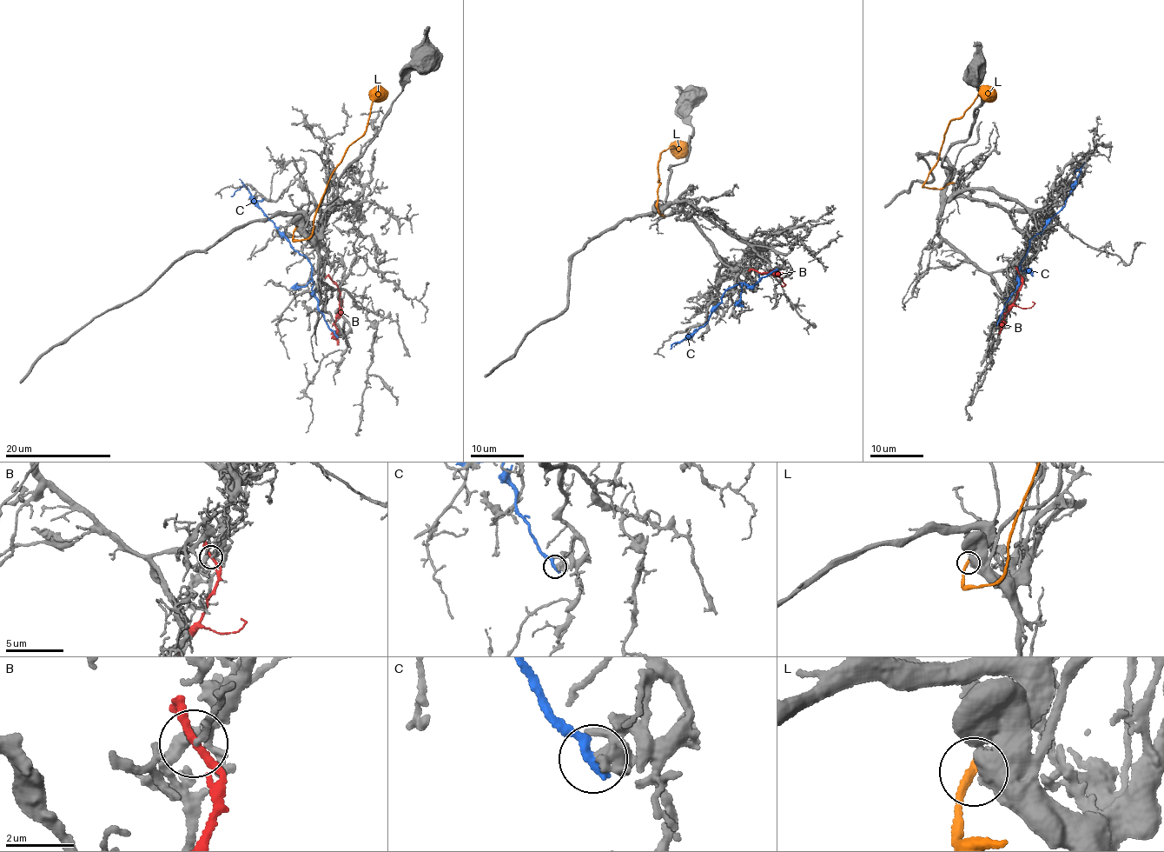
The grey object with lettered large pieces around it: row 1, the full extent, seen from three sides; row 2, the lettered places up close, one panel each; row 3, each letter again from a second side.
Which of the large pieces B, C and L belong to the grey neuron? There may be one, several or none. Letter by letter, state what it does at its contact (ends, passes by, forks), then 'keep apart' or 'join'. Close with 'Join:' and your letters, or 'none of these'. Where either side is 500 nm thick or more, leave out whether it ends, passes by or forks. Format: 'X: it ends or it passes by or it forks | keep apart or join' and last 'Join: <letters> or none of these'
B: it passes by | keep apart
C: it ends | keep apart
L: keep apart
Join: none of these

